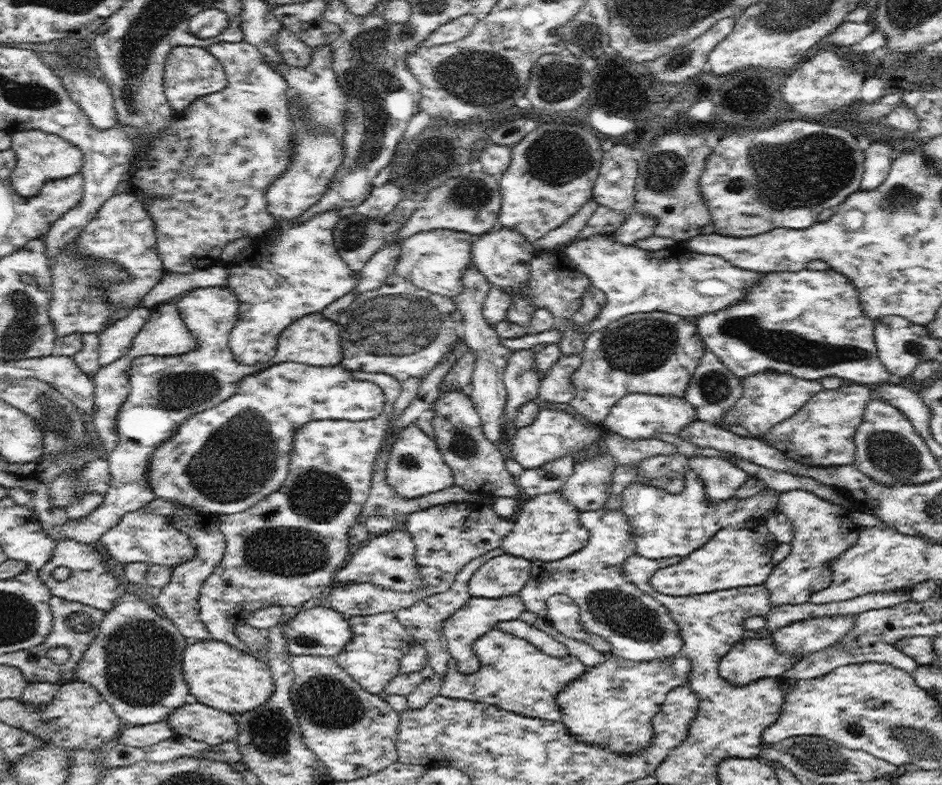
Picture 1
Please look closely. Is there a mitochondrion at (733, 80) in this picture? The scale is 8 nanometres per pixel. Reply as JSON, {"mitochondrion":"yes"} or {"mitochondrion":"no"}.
{"mitochondrion":"no"}

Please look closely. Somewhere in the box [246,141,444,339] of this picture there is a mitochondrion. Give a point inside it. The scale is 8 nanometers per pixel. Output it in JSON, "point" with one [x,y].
{"point":[352,235]}

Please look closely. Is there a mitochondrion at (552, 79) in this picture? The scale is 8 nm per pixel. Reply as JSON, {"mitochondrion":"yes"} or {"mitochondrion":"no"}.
{"mitochondrion":"yes"}

